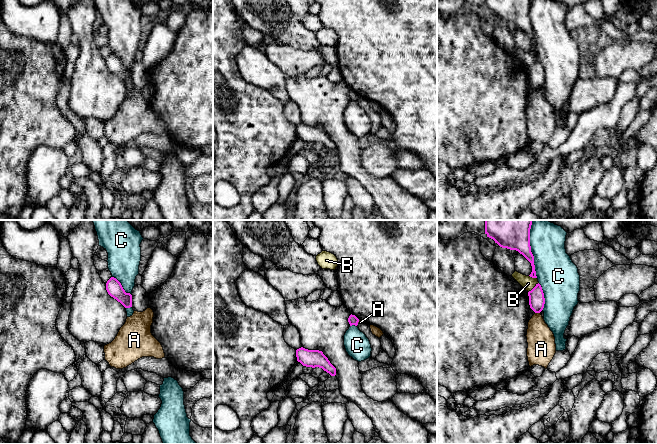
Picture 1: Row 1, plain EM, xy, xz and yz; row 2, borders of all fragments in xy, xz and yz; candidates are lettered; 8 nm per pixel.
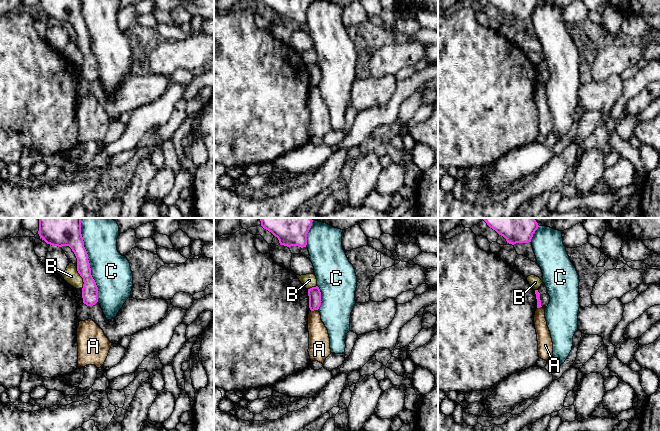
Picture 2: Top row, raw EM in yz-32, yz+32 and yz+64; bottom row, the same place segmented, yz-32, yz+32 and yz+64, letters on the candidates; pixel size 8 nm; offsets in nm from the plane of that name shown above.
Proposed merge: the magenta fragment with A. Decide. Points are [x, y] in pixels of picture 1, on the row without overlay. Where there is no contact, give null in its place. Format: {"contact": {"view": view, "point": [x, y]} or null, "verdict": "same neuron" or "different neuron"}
{"contact": {"view": "yz", "point": [537, 88]}, "verdict": "different neuron"}

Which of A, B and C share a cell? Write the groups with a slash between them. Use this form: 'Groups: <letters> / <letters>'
Groups: A / B / C

